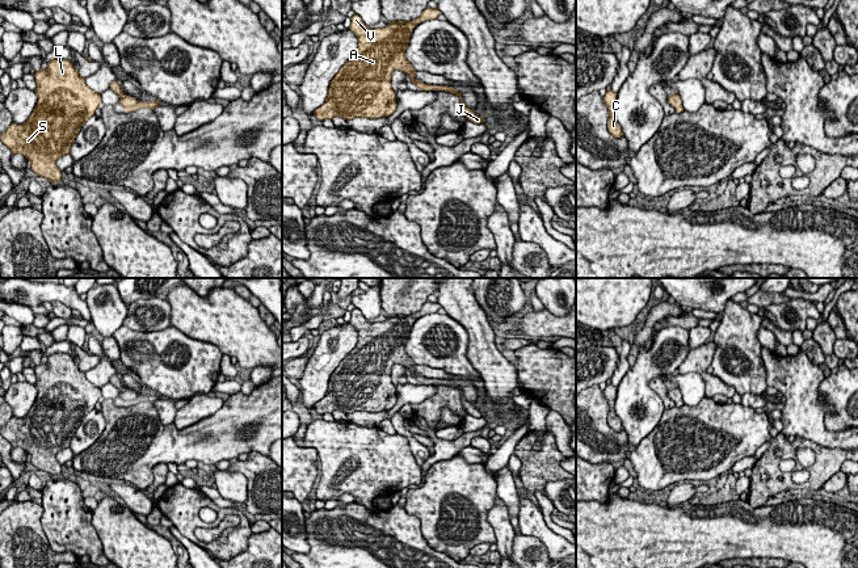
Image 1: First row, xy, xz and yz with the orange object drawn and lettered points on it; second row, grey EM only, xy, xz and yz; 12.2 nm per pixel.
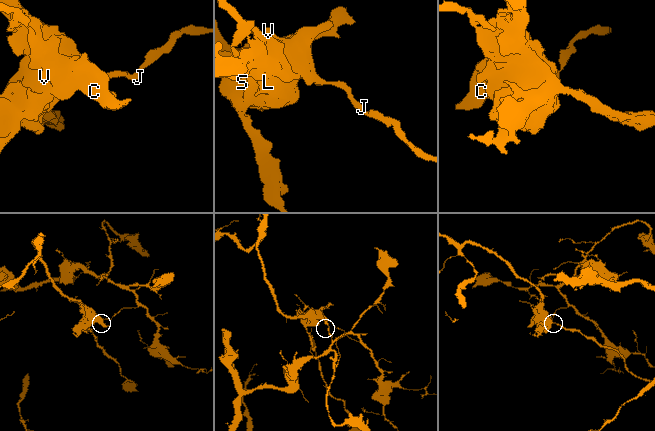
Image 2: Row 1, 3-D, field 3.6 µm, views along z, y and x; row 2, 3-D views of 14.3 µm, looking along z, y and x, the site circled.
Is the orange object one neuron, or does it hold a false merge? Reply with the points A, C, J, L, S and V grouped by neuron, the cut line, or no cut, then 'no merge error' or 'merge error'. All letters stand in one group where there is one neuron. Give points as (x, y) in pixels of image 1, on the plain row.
groups A C L S V / J; cut xy (138, 395), (125, 400); merge error

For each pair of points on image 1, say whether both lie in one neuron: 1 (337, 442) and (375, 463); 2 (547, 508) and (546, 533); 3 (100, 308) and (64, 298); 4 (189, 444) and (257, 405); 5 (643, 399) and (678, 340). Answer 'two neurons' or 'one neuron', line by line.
1: one neuron
2: two neurons
3: two neurons
4: one neuron
5: one neuron

